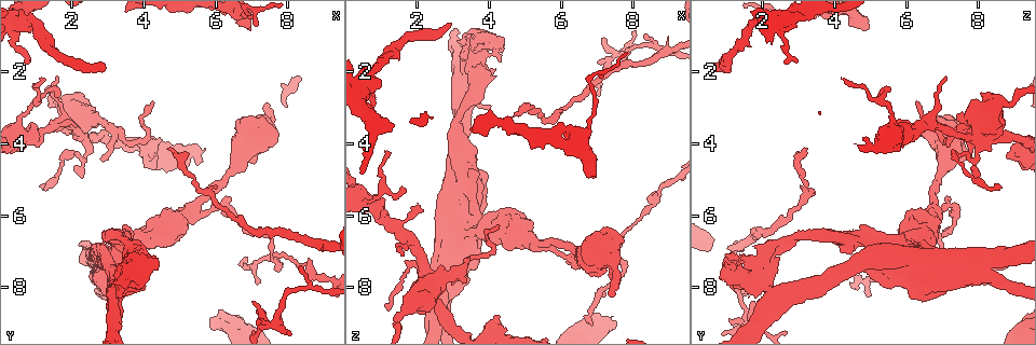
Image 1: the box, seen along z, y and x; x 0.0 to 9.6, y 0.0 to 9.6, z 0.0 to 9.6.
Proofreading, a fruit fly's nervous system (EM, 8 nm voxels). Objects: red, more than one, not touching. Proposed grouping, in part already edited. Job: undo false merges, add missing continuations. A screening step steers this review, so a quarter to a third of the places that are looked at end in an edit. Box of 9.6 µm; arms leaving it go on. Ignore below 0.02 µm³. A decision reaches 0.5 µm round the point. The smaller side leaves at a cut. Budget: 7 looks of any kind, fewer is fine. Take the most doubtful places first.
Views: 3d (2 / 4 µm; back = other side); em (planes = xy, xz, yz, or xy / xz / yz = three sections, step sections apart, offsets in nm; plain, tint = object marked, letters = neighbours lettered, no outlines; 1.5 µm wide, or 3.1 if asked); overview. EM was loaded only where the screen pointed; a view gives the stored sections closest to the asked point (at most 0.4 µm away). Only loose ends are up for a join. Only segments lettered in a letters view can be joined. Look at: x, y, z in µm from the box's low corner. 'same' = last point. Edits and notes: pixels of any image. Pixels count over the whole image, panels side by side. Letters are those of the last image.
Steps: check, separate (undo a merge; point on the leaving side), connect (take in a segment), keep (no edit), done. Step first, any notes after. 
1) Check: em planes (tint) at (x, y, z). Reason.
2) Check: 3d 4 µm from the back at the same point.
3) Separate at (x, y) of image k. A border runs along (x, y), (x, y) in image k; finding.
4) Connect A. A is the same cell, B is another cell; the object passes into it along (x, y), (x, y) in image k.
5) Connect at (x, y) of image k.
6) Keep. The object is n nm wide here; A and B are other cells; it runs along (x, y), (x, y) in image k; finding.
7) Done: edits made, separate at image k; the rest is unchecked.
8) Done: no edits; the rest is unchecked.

Check: em planes (tint) at (6.90, 0.80, 4.95).

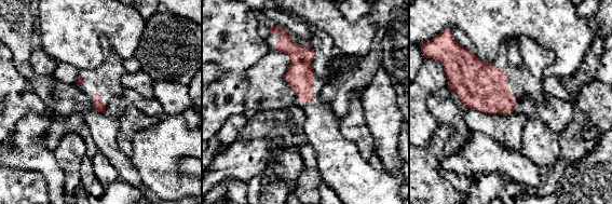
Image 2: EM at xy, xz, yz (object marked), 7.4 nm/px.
Check: em planes (letters) at the same point. See the neighbours.

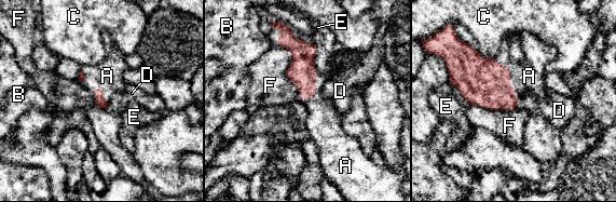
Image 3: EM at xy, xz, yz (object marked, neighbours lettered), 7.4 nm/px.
Connect A. A is the same cell, B, C, D, E and F are other cells; the object passes into it along (482, 81), (509, 78), (529, 76) in image 3; the neuron continues.

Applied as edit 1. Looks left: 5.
Check: em planes (letters) at (2.25, 3.60, 8.05). Sharp bend.

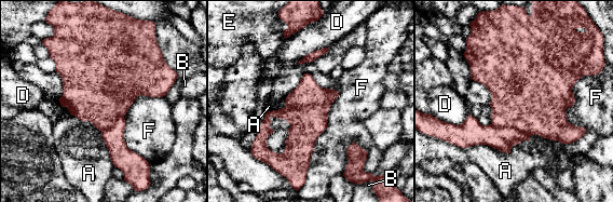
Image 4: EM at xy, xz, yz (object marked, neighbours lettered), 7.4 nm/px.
Separate at (523, 96) of image 4. A, B, D, E and F are other cells; a border runs along (492, 123), (516, 128), (529, 136) in image 4; a second neuron is stuck on.

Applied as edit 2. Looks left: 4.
Check: 3d 4 µm at (1.65, 2.20, 7.00). Branch stops here.

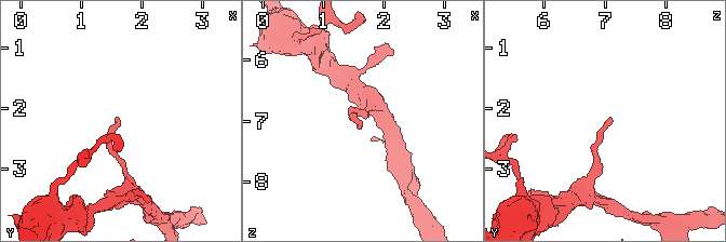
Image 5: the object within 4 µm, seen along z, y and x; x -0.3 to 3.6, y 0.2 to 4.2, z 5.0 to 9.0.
Check: em xy step 4 (letters) at (1.60, 2.15, 7.05).

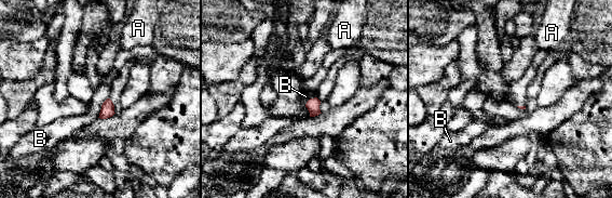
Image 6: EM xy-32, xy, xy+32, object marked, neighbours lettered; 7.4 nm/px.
Check: em planes (letters) at the same point.

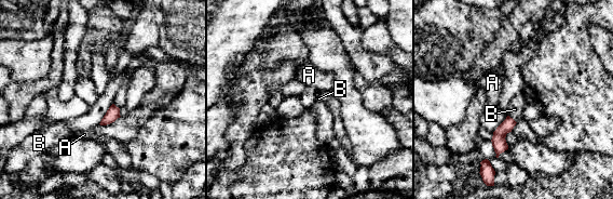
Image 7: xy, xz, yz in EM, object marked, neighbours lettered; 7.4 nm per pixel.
Keep. A and B are other cells; a border runs along (112, 103), (98, 123) in image 7; no lettered segment goes on from it.

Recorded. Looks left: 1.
Done: edits made, connect at image 3, separate at image 4; the rest is unchecked.

